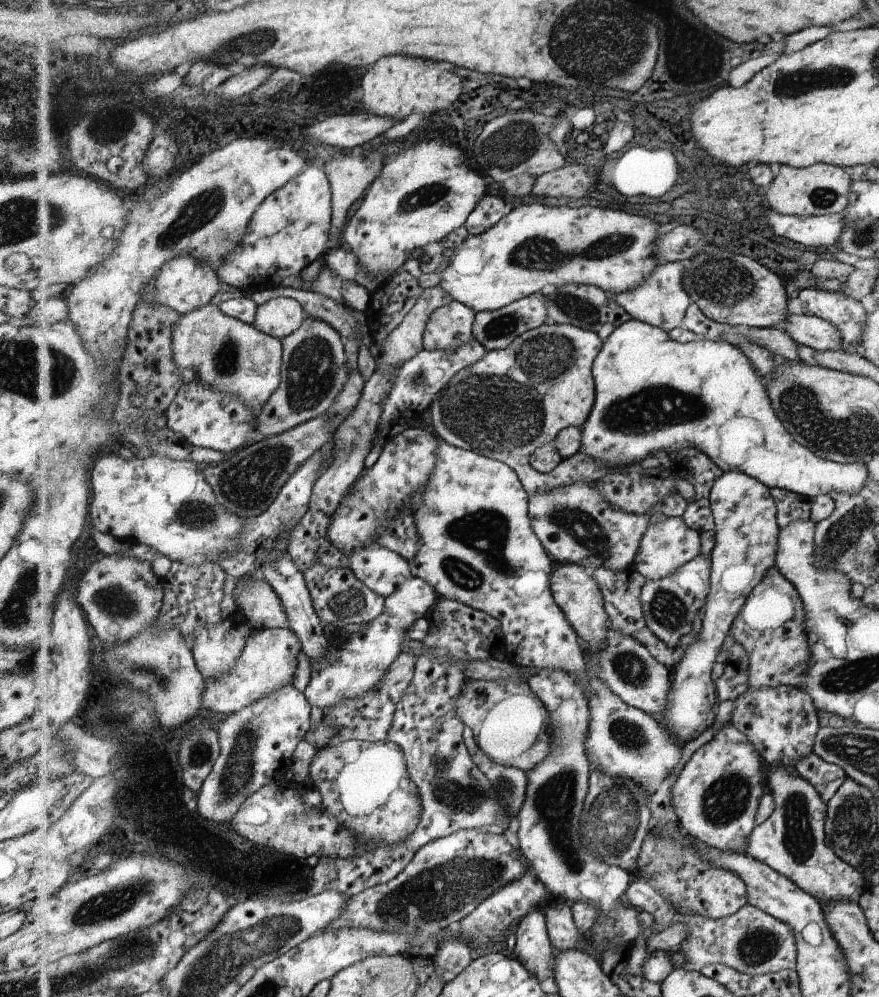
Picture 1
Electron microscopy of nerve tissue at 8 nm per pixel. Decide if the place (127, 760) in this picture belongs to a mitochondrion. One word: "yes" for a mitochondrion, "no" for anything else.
no

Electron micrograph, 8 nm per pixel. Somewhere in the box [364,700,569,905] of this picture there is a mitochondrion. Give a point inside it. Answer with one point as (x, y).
(453, 793)

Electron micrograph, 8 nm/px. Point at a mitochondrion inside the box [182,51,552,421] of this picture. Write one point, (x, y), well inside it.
(312, 369)

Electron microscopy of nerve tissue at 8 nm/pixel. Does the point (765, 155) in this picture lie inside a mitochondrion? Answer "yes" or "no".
no

